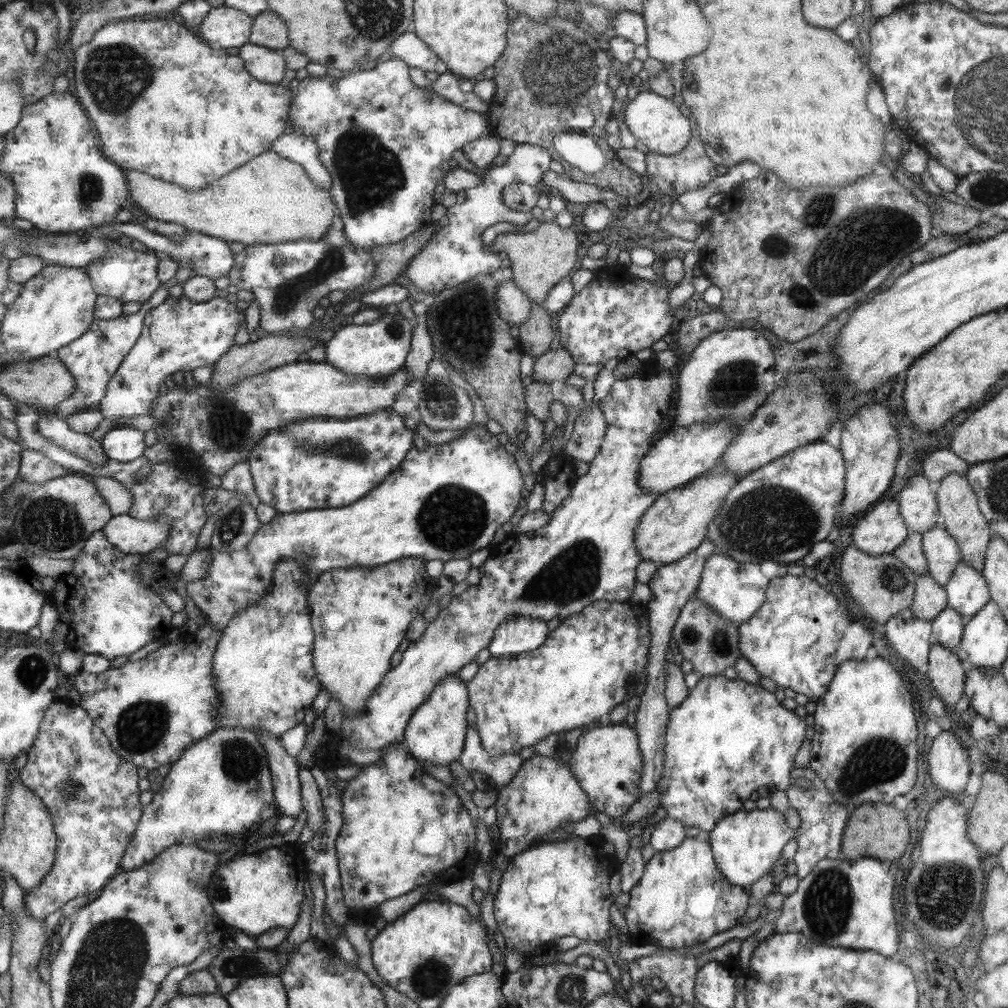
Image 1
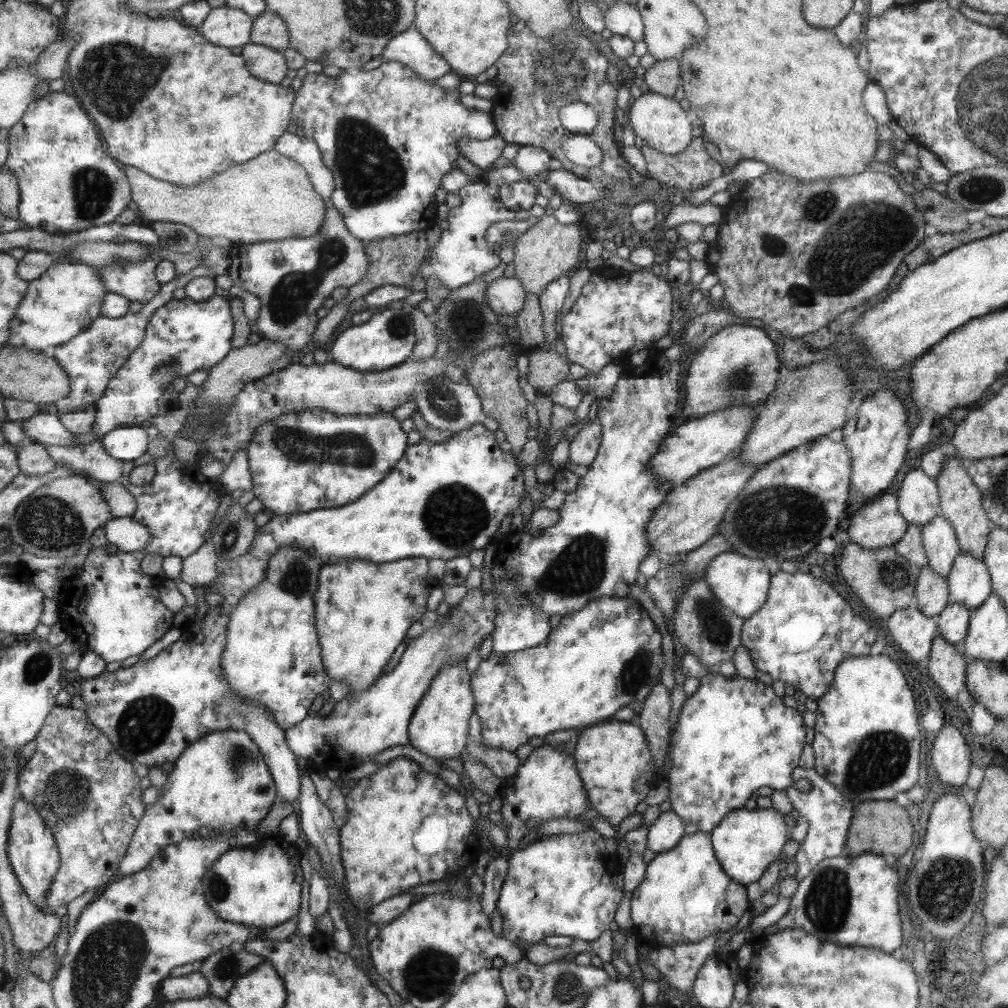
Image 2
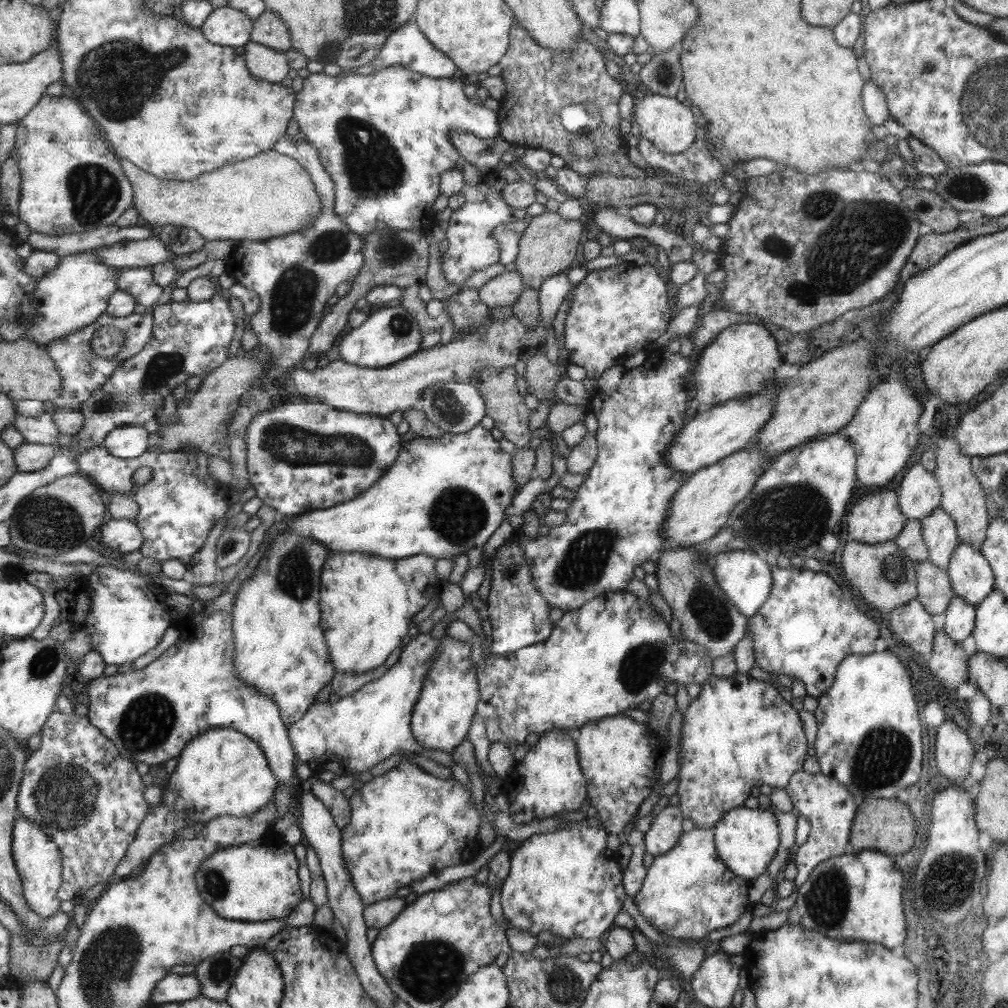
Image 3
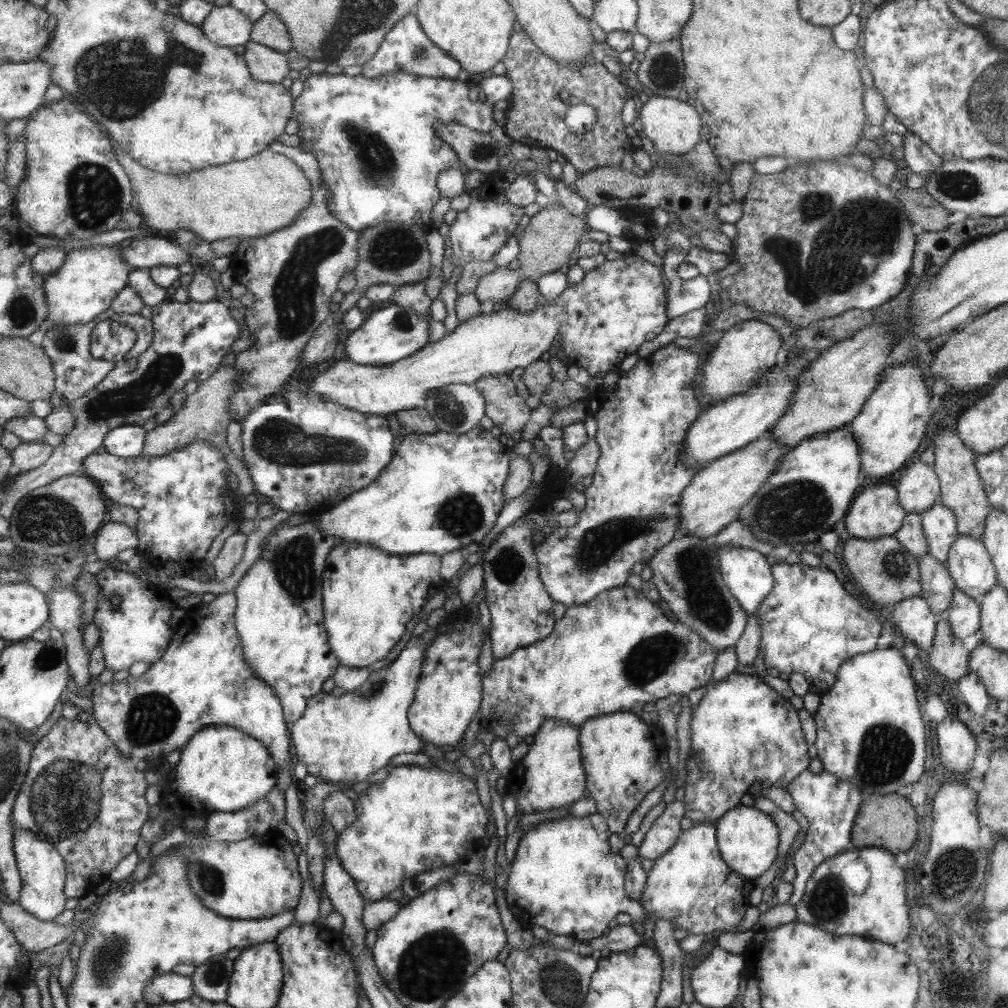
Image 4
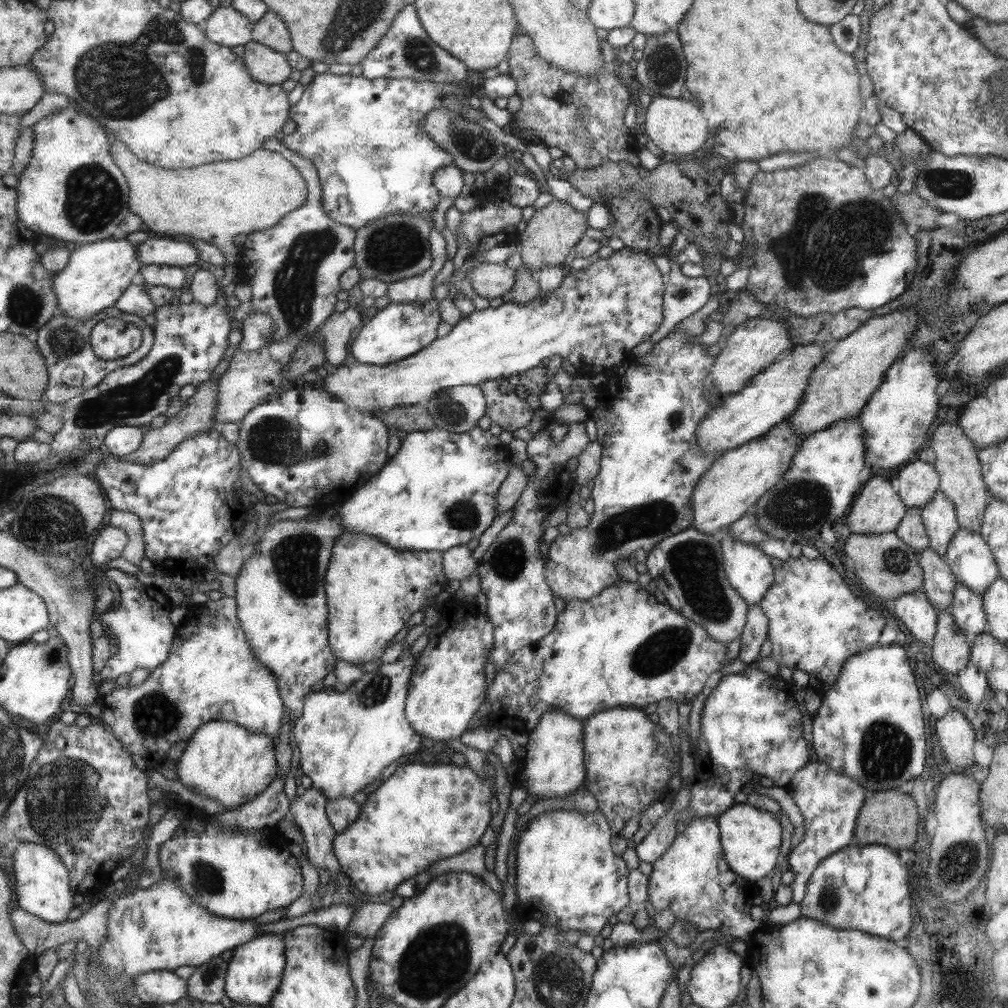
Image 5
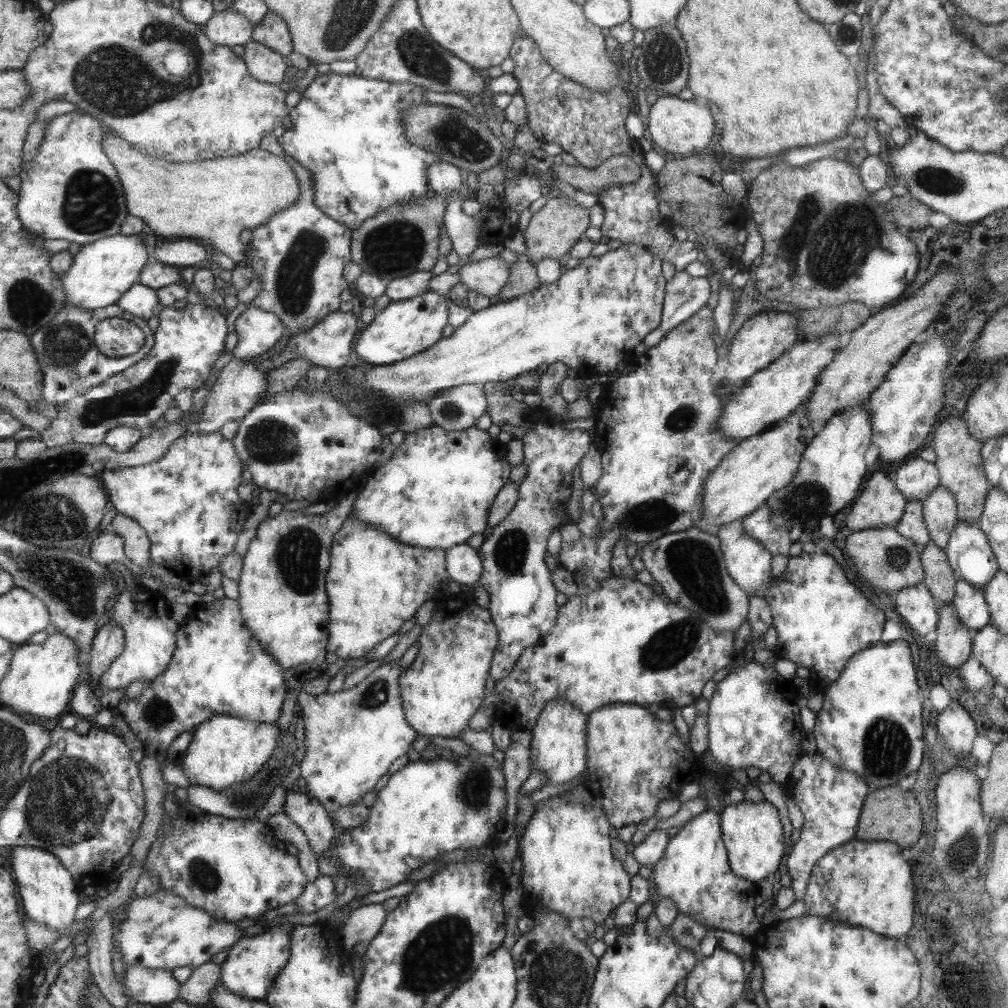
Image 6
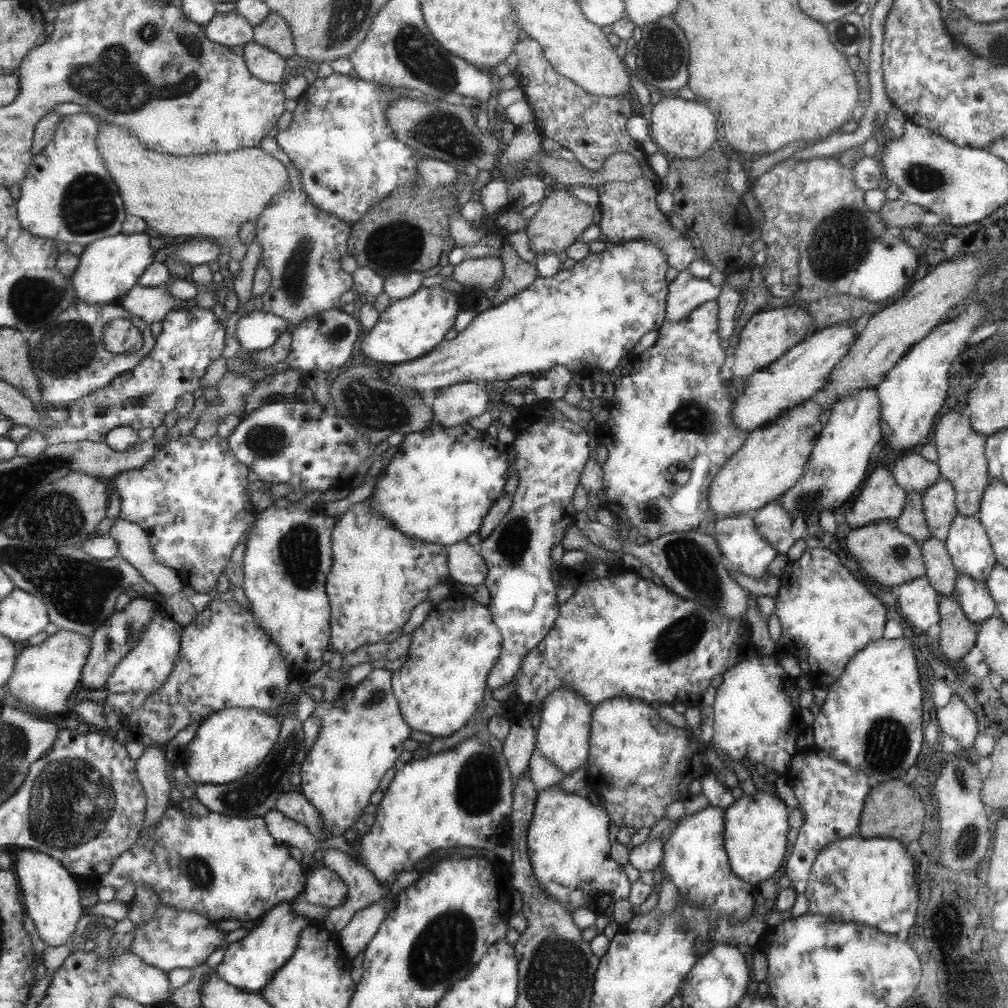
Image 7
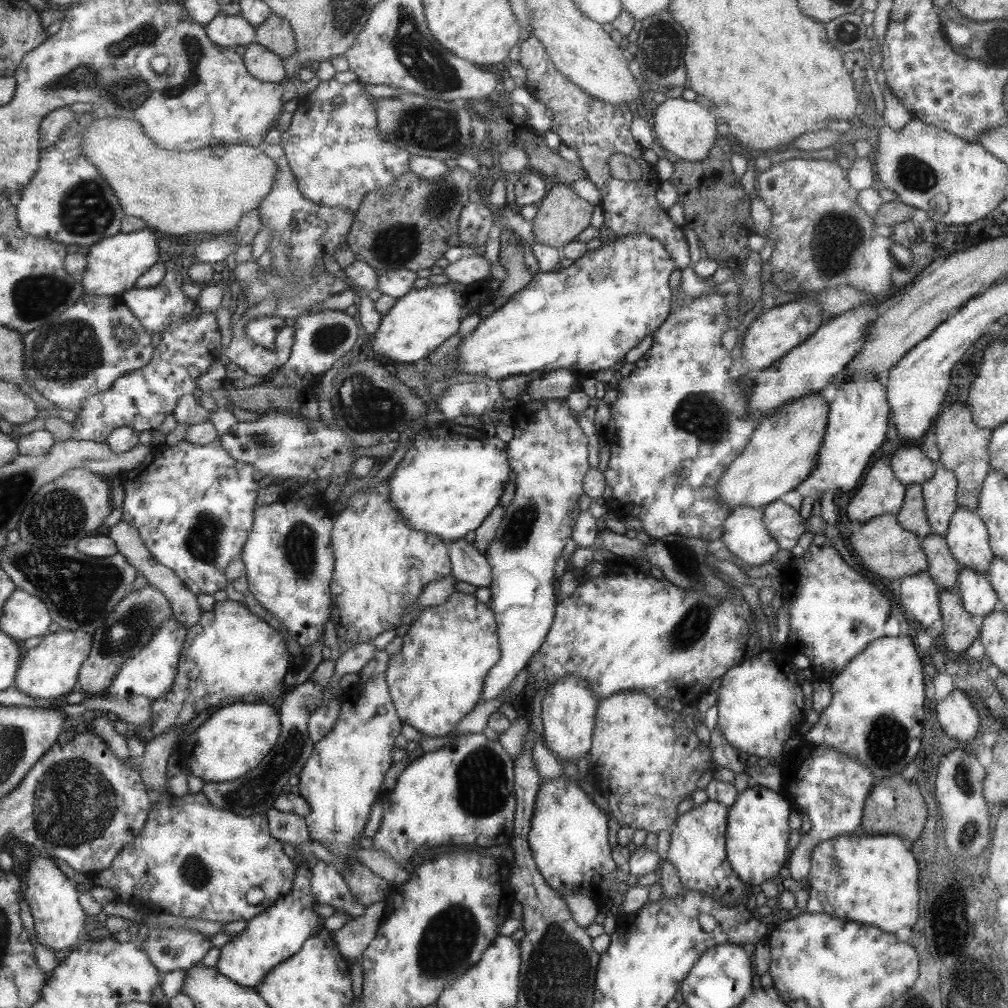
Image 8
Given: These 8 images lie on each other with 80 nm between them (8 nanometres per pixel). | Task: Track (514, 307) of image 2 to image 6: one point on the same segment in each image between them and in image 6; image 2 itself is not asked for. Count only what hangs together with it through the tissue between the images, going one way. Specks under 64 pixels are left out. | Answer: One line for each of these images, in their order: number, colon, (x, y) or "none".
3: (503, 289)
4: (497, 285)
5: (487, 280)
6: (486, 277)

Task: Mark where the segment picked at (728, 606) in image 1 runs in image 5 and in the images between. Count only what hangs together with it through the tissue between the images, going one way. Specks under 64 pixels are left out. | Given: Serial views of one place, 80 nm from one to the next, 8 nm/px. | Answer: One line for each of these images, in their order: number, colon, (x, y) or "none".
2: (740, 583)
3: (744, 578)
4: (745, 572)
5: (747, 568)

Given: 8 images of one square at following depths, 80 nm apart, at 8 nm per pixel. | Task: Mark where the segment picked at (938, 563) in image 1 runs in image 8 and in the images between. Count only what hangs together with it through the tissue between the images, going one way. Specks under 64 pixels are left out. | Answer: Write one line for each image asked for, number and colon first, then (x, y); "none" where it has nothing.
2: (939, 540)
3: (939, 532)
4: (939, 524)
5: (939, 517)
6: (939, 510)
7: (938, 507)
8: (939, 493)

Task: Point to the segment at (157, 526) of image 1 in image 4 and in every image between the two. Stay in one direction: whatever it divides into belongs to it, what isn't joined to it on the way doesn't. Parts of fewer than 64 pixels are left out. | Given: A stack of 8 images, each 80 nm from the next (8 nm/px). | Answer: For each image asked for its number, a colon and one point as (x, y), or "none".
2: (128, 535)
3: (125, 536)
4: (114, 537)

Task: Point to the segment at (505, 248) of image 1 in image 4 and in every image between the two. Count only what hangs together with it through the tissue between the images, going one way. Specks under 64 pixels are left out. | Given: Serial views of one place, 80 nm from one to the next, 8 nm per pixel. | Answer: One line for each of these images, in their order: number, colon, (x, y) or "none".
2: (546, 250)
3: (547, 246)
4: (546, 242)

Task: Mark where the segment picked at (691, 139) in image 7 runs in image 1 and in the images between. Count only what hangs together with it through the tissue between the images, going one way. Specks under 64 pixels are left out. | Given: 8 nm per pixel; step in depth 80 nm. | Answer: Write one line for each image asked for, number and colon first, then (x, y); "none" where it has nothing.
1: (654, 120)
2: (659, 121)
3: (669, 126)
4: (672, 126)
5: (675, 126)
6: (677, 126)

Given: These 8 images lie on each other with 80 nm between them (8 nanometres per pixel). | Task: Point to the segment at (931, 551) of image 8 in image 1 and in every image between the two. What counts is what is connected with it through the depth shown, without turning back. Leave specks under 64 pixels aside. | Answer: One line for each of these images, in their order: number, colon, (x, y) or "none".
1: (929, 599)
2: (931, 590)
3: (934, 589)
4: (937, 586)
5: (938, 583)
6: (939, 578)
7: (941, 574)

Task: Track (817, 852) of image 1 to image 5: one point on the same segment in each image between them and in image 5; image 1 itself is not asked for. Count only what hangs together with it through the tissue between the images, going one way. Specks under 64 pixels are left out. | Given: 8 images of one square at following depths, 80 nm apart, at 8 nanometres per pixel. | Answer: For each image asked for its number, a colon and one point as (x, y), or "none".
2: (827, 812)
3: (828, 807)
4: (829, 805)
5: (828, 801)

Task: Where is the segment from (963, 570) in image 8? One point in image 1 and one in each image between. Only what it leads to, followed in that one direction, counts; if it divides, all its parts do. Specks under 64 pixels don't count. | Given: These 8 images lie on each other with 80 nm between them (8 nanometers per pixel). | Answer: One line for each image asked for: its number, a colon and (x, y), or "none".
1: (947, 627)
2: (953, 620)
3: (959, 621)
4: (964, 615)
5: (966, 606)
6: (968, 600)
7: (972, 595)

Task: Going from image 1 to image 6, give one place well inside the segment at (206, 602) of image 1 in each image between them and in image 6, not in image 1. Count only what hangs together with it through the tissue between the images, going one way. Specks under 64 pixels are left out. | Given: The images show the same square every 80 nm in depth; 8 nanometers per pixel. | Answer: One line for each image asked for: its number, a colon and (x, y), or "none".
2: (441, 500)
3: (440, 497)
4: (440, 492)
5: (437, 489)
6: (435, 489)

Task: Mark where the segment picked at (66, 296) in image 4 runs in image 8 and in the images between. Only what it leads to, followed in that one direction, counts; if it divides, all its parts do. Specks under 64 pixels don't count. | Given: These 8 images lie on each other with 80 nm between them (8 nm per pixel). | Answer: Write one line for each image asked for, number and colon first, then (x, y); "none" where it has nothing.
5: (98, 275)
6: (103, 272)
7: (110, 267)
8: (116, 264)

